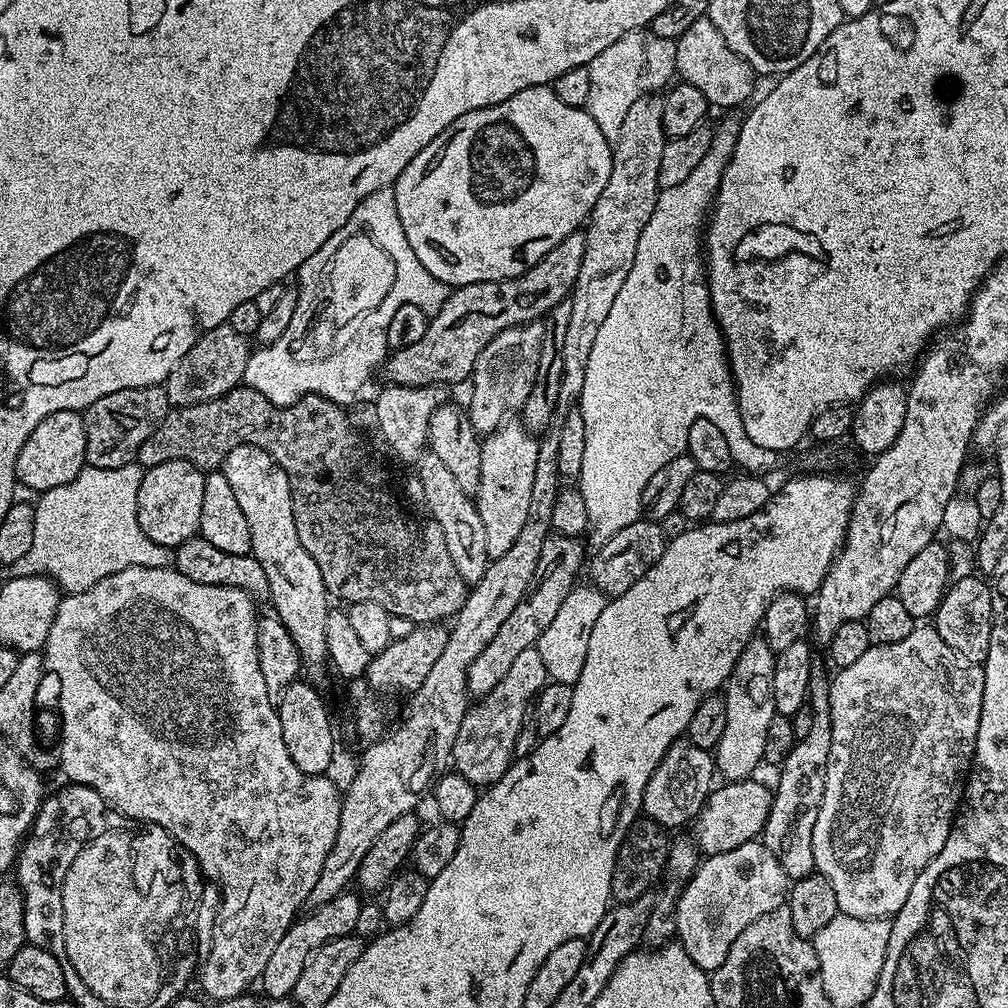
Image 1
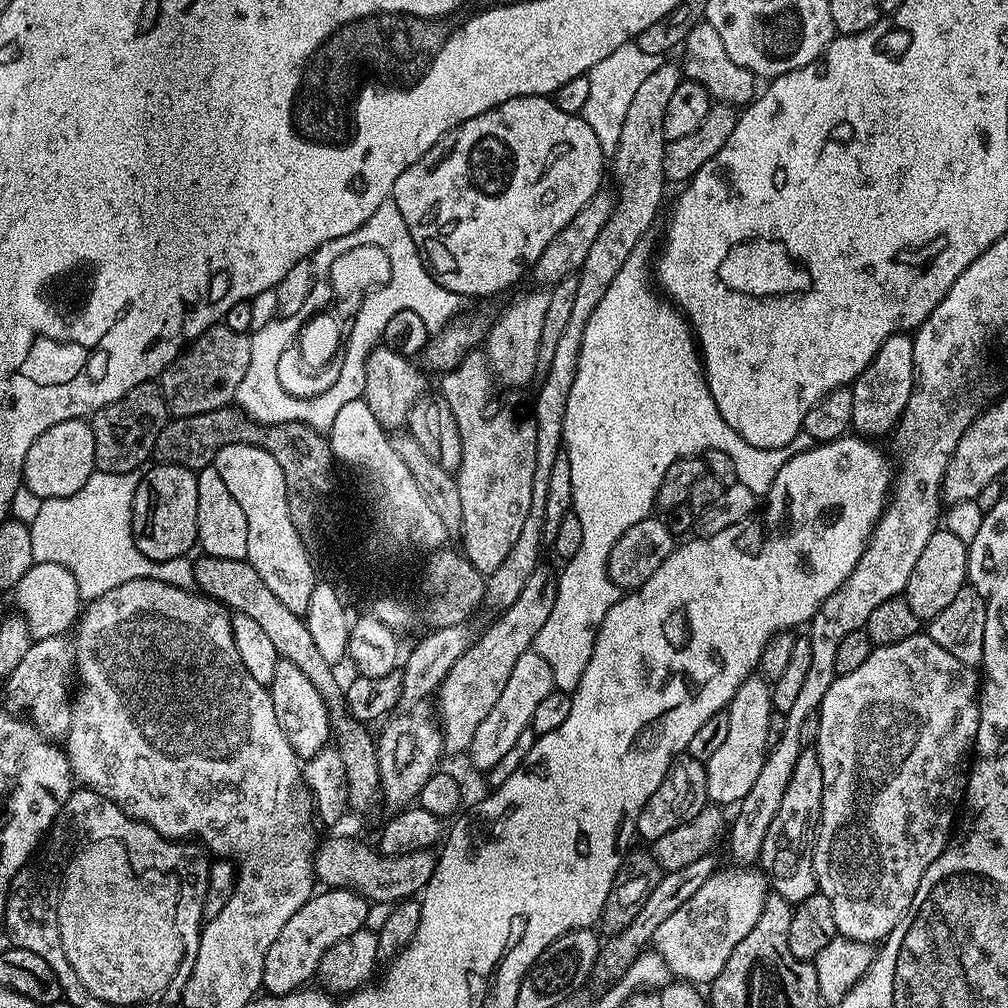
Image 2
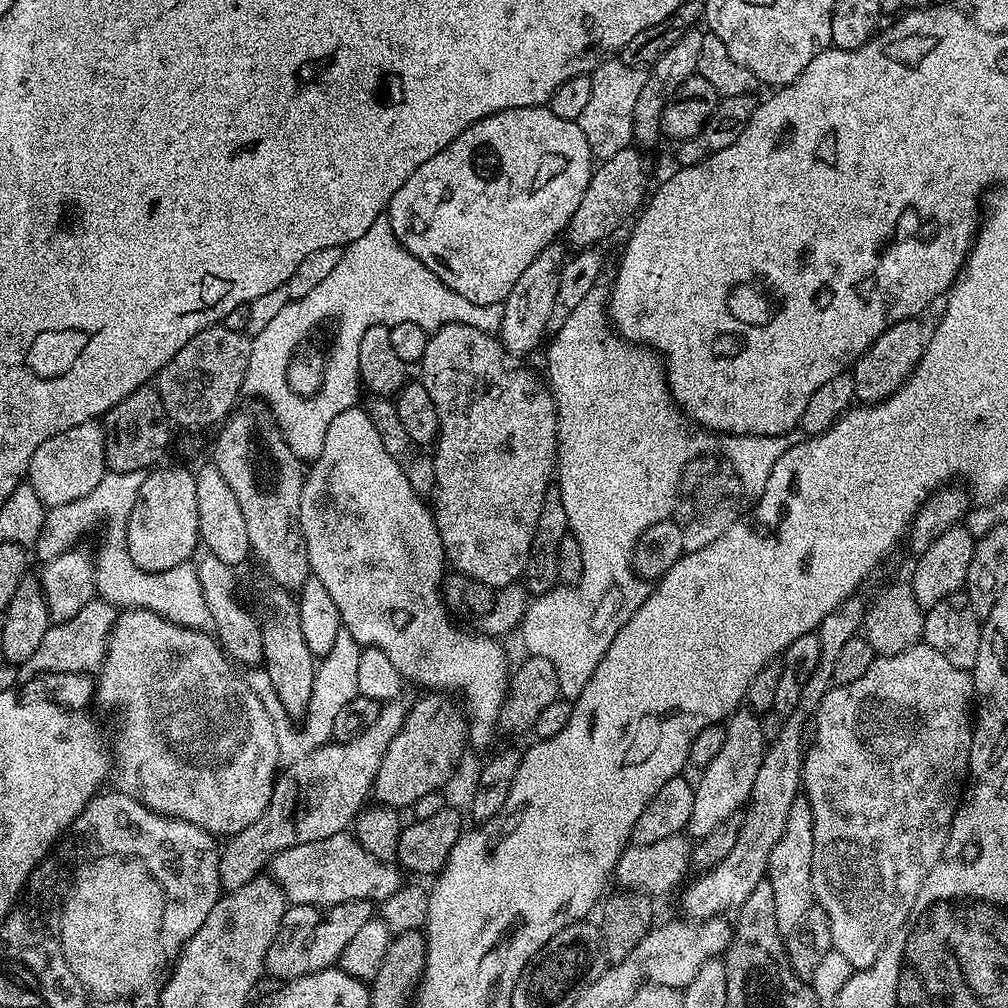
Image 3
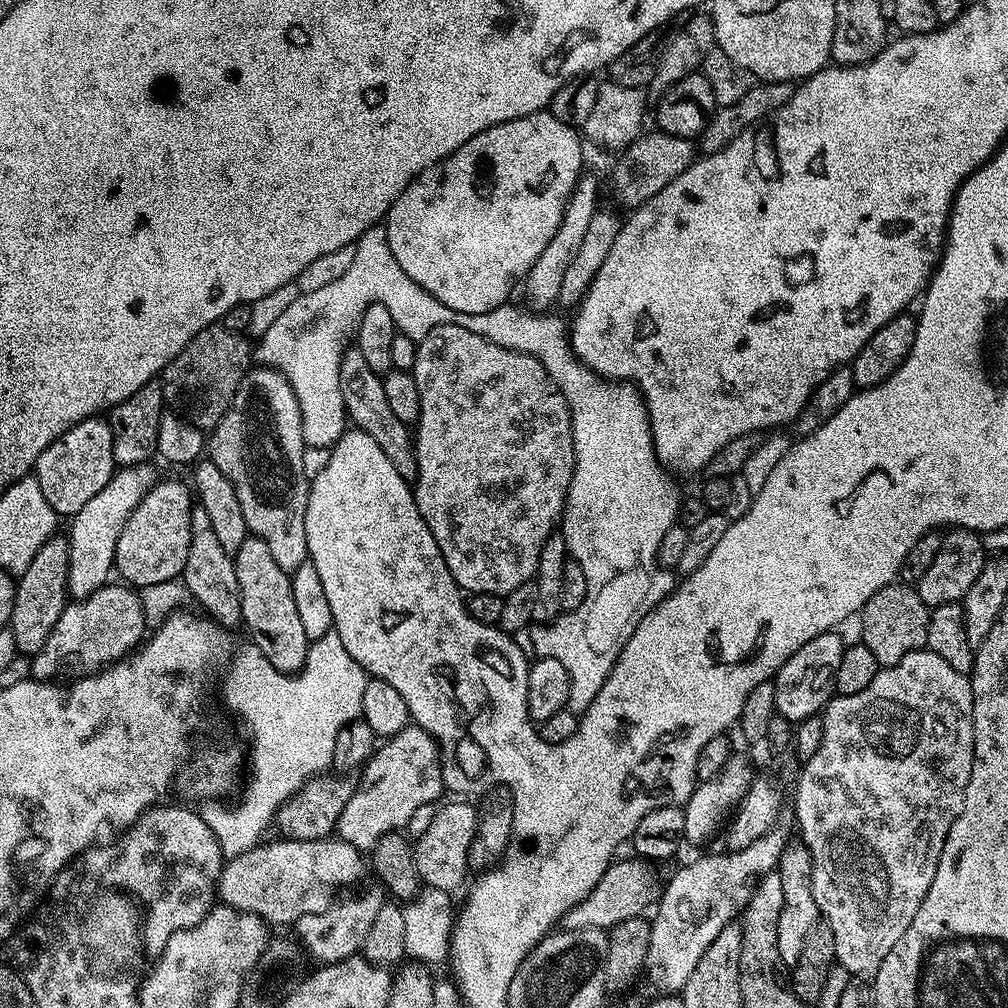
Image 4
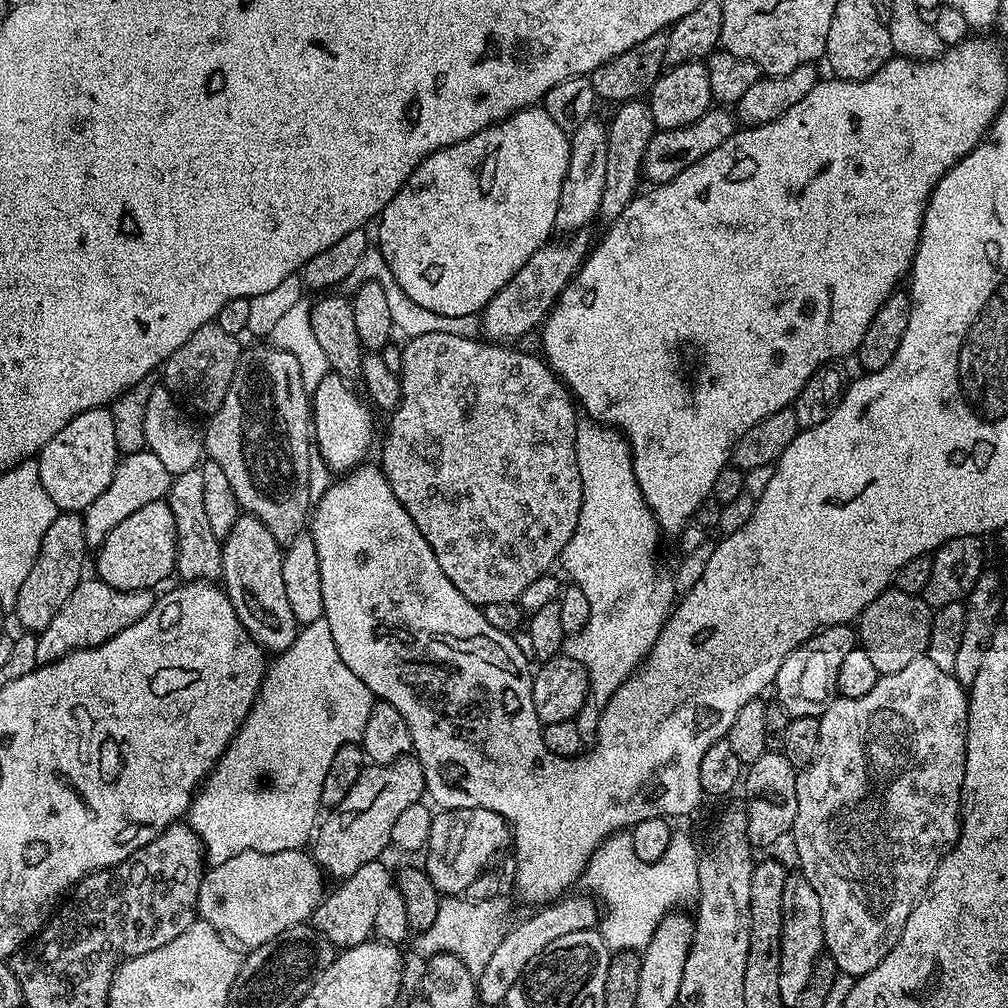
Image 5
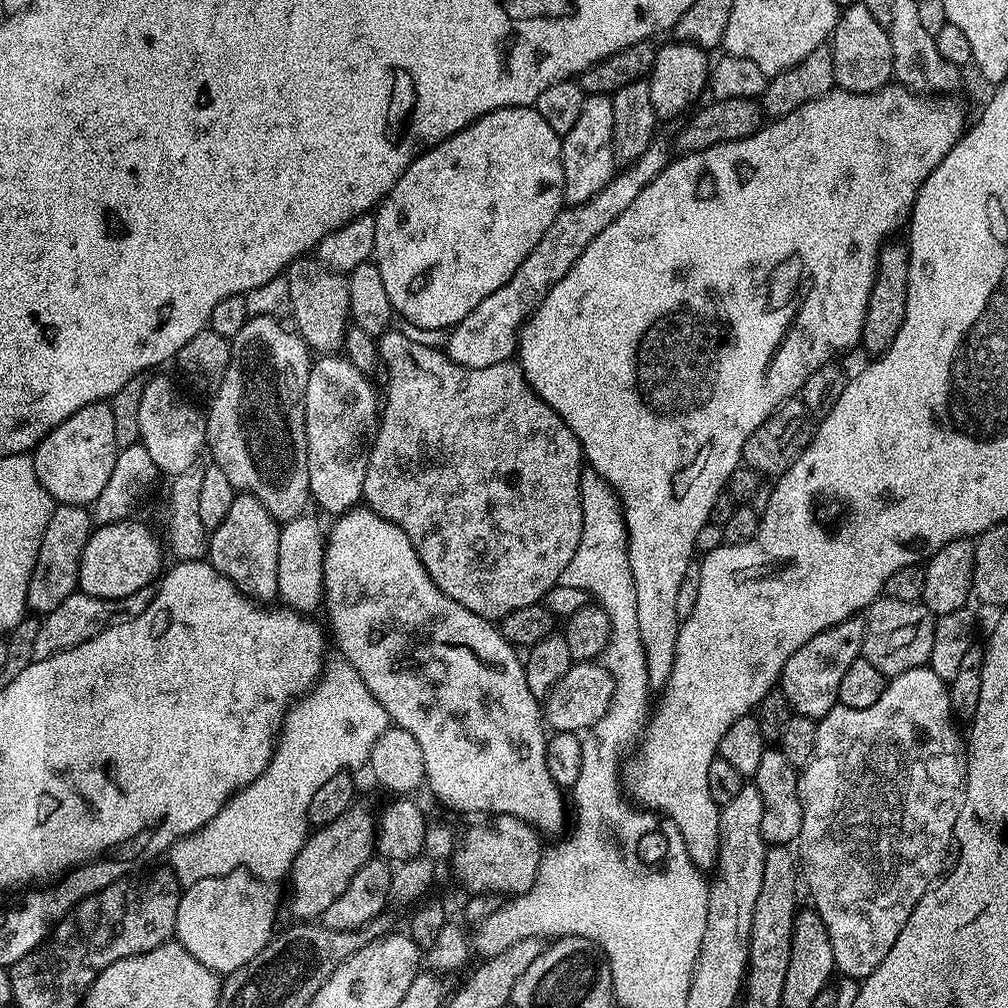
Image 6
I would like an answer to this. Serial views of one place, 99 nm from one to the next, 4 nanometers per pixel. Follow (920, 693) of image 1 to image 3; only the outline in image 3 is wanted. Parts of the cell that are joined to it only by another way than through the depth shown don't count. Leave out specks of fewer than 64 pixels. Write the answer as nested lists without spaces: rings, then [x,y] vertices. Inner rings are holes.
[[[913,646],[897,656],[880,656],[873,659],[872,665],[868,667],[866,674],[862,674],[862,678],[849,684],[829,687],[824,699],[820,701],[814,716],[816,734],[811,741],[812,749],[807,749],[803,762],[802,776],[806,786],[808,782],[809,788],[806,796],[817,809],[828,808],[832,816],[838,815],[840,808],[852,808],[856,820],[815,821],[812,829],[812,895],[819,911],[828,916],[833,949],[841,952],[852,963],[853,969],[869,968],[881,950],[888,945],[888,939],[904,925],[914,906],[914,898],[918,898],[918,890],[922,890],[922,882],[928,876],[928,871],[940,861],[944,847],[948,844],[948,832],[952,829],[952,820],[960,807],[962,793],[966,788],[965,780],[969,775],[968,755],[972,749],[974,704],[973,701],[972,704],[968,701],[968,695],[971,697],[973,692],[971,675],[965,669],[954,666],[938,650],[927,646]]]

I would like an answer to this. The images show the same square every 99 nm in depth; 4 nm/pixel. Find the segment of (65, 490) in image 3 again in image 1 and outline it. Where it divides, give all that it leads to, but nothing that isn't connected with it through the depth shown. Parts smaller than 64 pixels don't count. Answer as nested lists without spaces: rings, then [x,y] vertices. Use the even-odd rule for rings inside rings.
[[[62,410],[58,414],[50,414],[34,426],[30,438],[26,438],[26,446],[18,454],[16,463],[16,479],[21,485],[33,488],[36,494],[50,490],[54,486],[66,486],[78,478],[78,474],[86,467],[84,451],[86,450],[86,426],[84,417],[79,412]]]

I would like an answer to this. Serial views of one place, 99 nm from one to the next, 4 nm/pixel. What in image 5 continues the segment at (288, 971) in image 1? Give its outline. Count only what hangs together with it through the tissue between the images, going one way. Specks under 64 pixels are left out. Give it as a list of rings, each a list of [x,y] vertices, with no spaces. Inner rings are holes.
[[[383,859],[366,862],[366,866],[354,870],[345,880],[335,885],[336,889],[329,891],[314,910],[310,921],[316,932],[328,939],[337,949],[353,948],[366,942],[374,933],[374,917],[378,915],[380,899],[386,895],[386,890],[393,887],[394,876],[384,865]]]

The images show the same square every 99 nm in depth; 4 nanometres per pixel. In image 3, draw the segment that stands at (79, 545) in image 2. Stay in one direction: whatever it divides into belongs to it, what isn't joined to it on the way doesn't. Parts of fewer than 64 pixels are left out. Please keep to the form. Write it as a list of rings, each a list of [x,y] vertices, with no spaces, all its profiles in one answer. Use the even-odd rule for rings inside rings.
[[[109,471],[102,478],[102,482],[98,482],[98,486],[94,486],[94,490],[90,490],[90,494],[86,498],[80,498],[78,502],[51,509],[44,517],[44,531],[40,533],[40,537],[36,539],[34,545],[34,551],[41,556],[41,561],[52,561],[54,557],[69,551],[75,545],[72,543],[79,536],[94,531],[99,524],[116,524],[119,520],[120,523],[127,521],[132,507],[140,496],[140,487],[144,478],[144,472]],[[106,550],[96,560],[96,596],[108,604],[125,609],[149,608],[160,616],[188,628],[208,630],[212,628],[210,608],[202,598],[202,582],[198,582],[196,564],[179,564],[165,572],[143,572],[127,552]]]

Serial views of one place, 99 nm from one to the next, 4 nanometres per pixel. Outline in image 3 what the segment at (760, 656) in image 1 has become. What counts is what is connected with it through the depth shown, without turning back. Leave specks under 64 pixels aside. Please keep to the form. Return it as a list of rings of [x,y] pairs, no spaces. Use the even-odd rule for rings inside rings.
[[[737,711],[727,721],[724,744],[716,757],[703,769],[704,777],[701,778],[700,785],[695,785],[694,810],[687,827],[693,837],[710,834],[710,830],[717,828],[723,820],[733,819],[737,815],[735,812],[739,813],[749,801],[755,786],[755,776],[766,751],[766,741],[764,732],[760,729],[760,720],[751,711],[748,712]]]

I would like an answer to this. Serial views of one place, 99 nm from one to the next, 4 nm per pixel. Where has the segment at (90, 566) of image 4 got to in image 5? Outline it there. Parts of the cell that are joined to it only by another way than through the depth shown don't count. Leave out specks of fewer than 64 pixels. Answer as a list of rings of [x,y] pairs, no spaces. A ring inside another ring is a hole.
[[[150,451],[135,452],[129,456],[121,455],[116,461],[114,478],[110,478],[110,486],[90,502],[90,506],[85,508],[82,515],[84,518],[84,538],[88,543],[89,549],[99,549],[100,543],[122,522],[122,518],[130,518],[134,510],[142,510],[155,500],[162,500],[167,497],[170,486],[172,485],[173,474],[166,470],[166,465],[158,459],[158,454]]]

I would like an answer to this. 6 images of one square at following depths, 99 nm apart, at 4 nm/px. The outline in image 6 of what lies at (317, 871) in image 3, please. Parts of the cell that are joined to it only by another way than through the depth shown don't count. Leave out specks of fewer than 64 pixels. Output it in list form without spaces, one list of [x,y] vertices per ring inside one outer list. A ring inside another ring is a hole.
[[[243,870],[218,878],[202,878],[202,882],[187,885],[180,893],[175,939],[191,956],[198,958],[202,966],[217,974],[227,974],[246,966],[250,958],[257,956],[273,940],[277,931],[276,911],[280,908],[280,896],[272,888],[275,887],[269,881],[257,880]]]

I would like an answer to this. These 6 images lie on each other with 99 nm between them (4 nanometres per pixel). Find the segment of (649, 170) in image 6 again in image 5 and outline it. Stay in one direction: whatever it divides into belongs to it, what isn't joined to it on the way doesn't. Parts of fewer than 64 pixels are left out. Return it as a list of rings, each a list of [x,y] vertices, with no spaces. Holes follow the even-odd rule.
[[[581,230],[561,239],[564,240],[561,244],[549,242],[542,245],[532,255],[530,262],[526,262],[526,266],[522,266],[522,270],[518,270],[518,274],[514,274],[514,278],[510,278],[510,282],[506,282],[498,294],[494,294],[482,313],[483,335],[489,341],[516,342],[519,336],[526,335],[531,328],[539,329],[543,325],[548,313],[564,293],[564,287],[572,281],[590,250],[588,234]]]

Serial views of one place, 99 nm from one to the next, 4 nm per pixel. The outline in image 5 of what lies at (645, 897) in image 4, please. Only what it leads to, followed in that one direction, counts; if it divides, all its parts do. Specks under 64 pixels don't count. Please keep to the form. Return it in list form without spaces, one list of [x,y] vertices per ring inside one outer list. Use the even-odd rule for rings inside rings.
[[[567,895],[565,898],[557,899],[536,910],[538,912],[526,917],[521,924],[516,924],[513,928],[511,925],[505,931],[502,942],[498,942],[498,950],[494,950],[490,962],[486,962],[486,970],[482,970],[482,974],[476,982],[478,1000],[481,1005],[503,1005],[510,994],[510,986],[514,986],[514,982],[518,982],[518,978],[526,970],[526,966],[530,966],[534,962],[534,958],[538,958],[538,954],[542,954],[542,950],[546,946],[550,946],[550,942],[563,938],[565,934],[574,934],[578,930],[597,927],[597,903],[591,895],[583,895]]]

